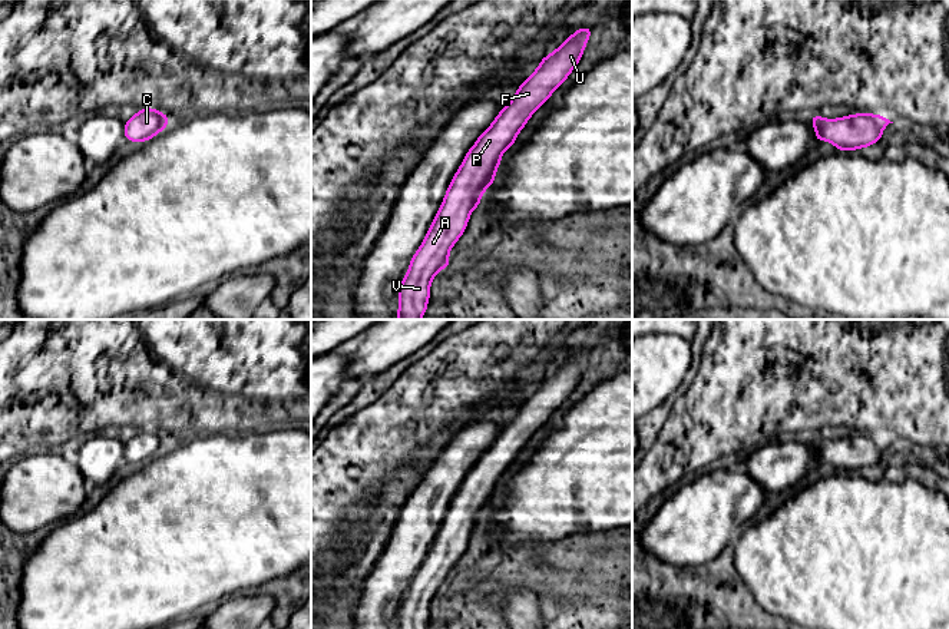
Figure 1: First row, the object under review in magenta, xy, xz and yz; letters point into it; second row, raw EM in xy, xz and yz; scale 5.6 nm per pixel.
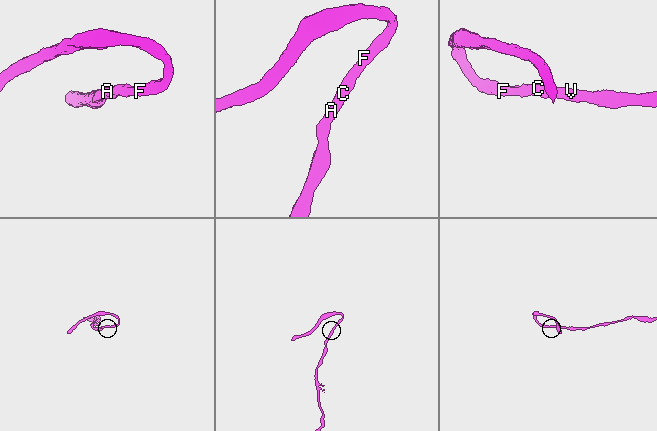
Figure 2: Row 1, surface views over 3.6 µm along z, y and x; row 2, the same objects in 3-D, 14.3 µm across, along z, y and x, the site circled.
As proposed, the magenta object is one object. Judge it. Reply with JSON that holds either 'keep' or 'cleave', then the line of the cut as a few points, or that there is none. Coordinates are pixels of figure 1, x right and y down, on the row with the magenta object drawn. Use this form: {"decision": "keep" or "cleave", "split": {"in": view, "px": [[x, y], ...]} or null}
{"decision": "keep", "split": null}

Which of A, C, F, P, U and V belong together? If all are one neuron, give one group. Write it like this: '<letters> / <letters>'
A C F P U V

